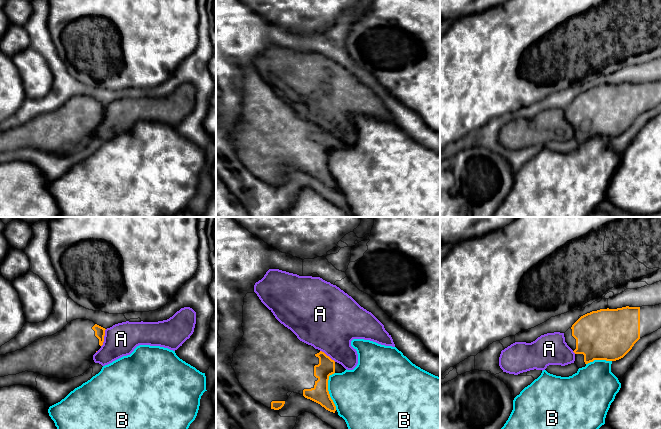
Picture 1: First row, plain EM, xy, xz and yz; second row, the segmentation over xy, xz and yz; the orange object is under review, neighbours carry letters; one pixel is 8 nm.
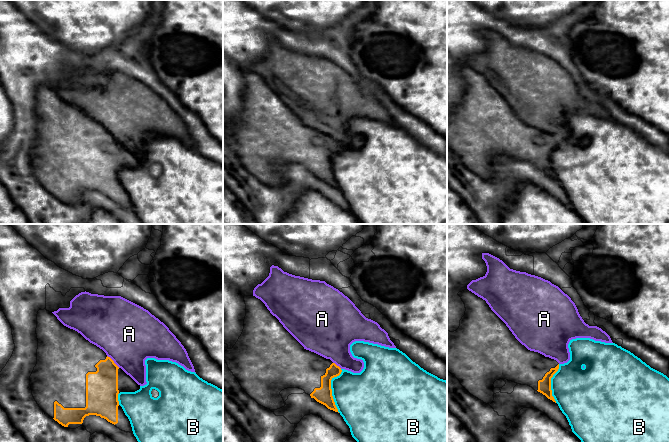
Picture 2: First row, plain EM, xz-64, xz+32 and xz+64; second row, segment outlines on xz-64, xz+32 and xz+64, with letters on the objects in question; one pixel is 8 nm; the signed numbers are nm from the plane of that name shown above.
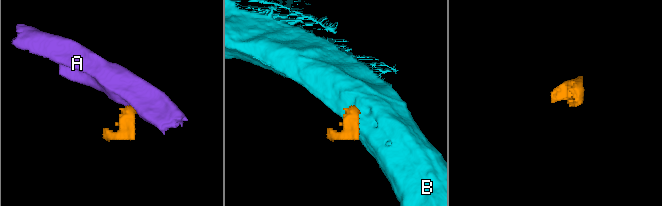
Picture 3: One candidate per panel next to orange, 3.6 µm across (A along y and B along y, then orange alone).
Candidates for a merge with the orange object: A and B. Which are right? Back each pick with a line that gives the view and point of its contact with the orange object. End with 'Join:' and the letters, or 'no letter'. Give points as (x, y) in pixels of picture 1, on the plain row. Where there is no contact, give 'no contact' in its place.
Join: no letter

